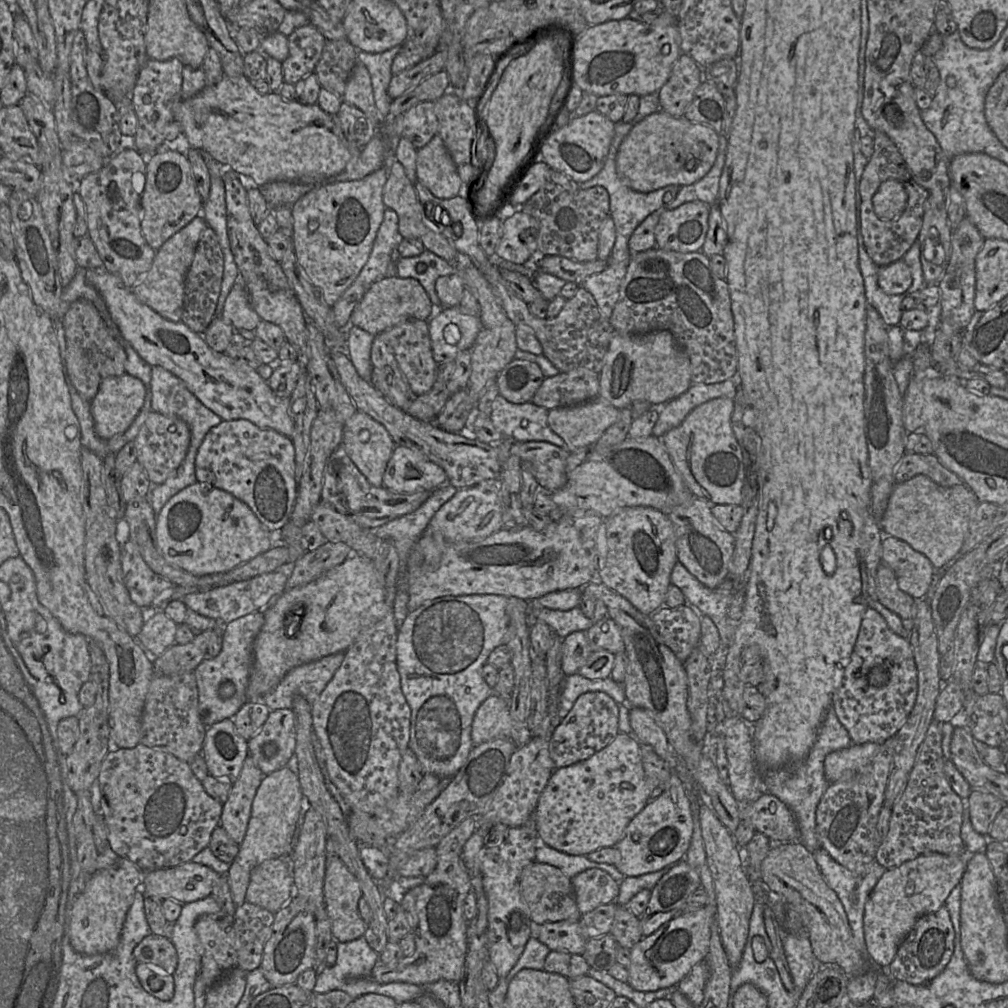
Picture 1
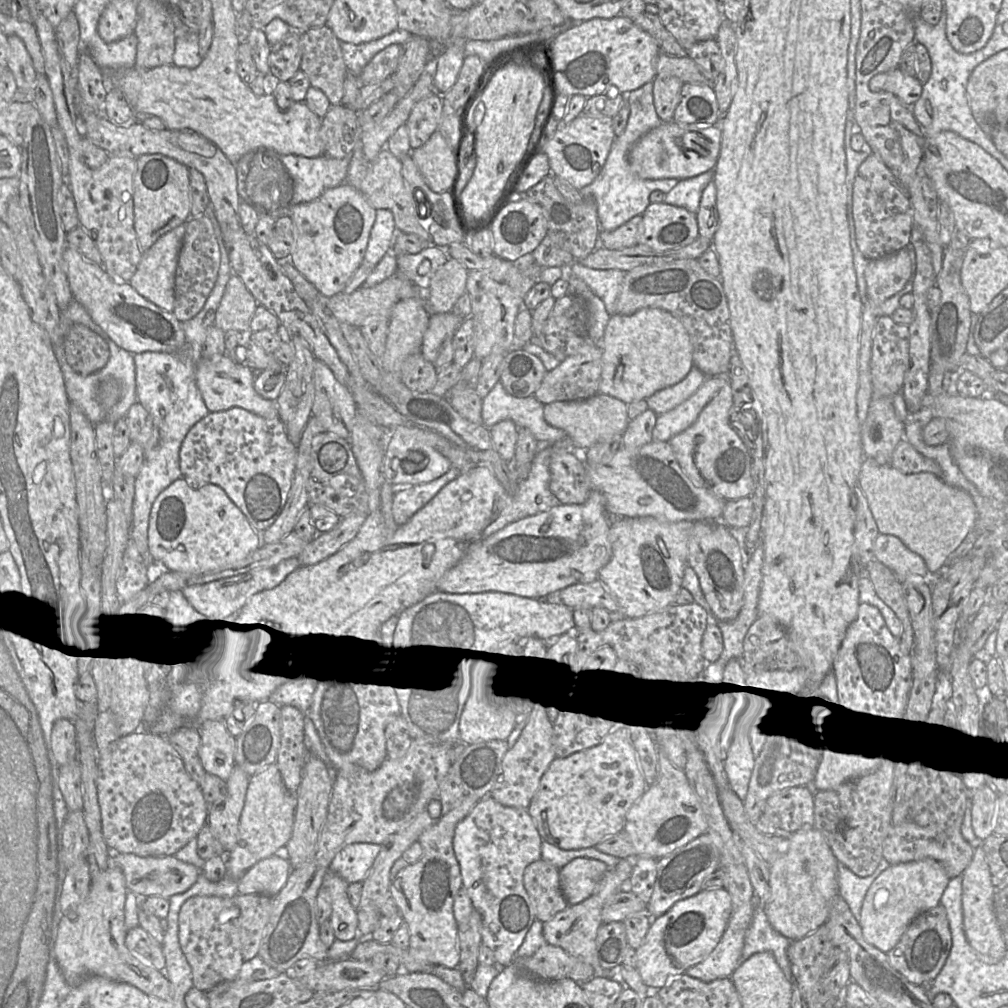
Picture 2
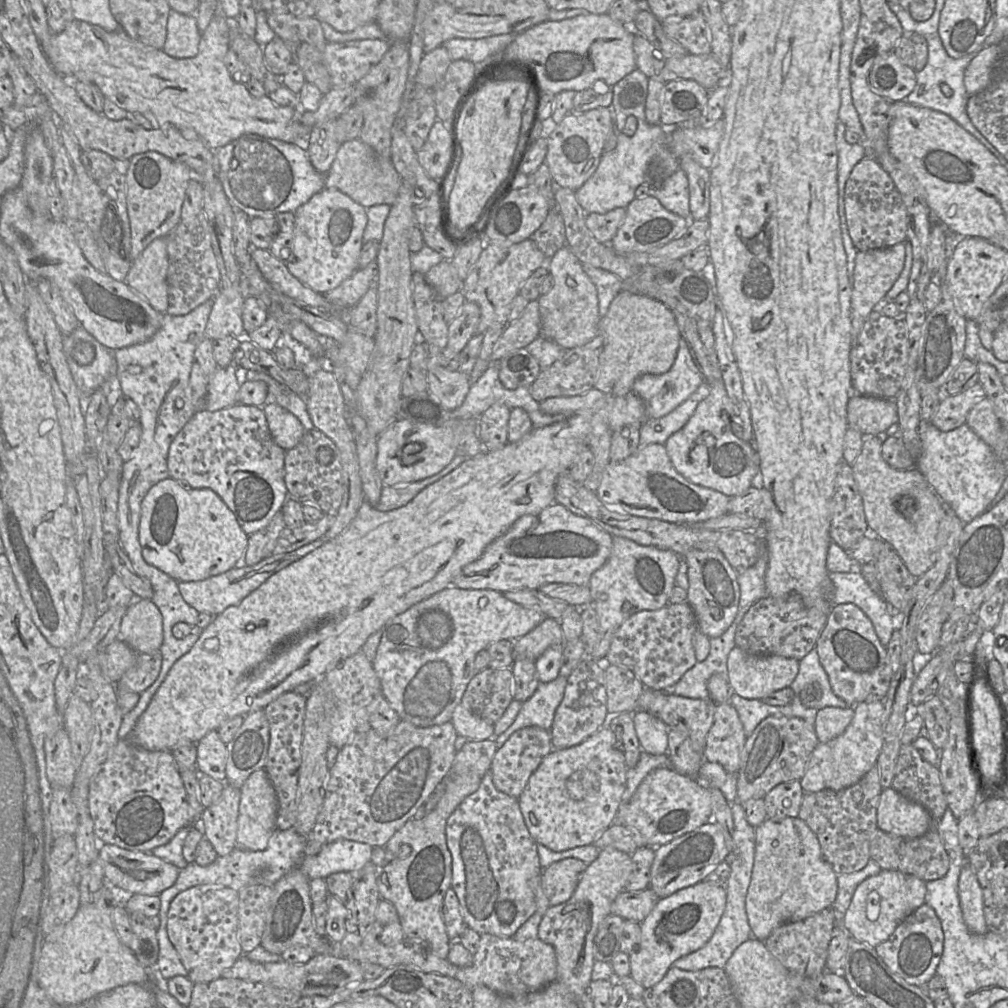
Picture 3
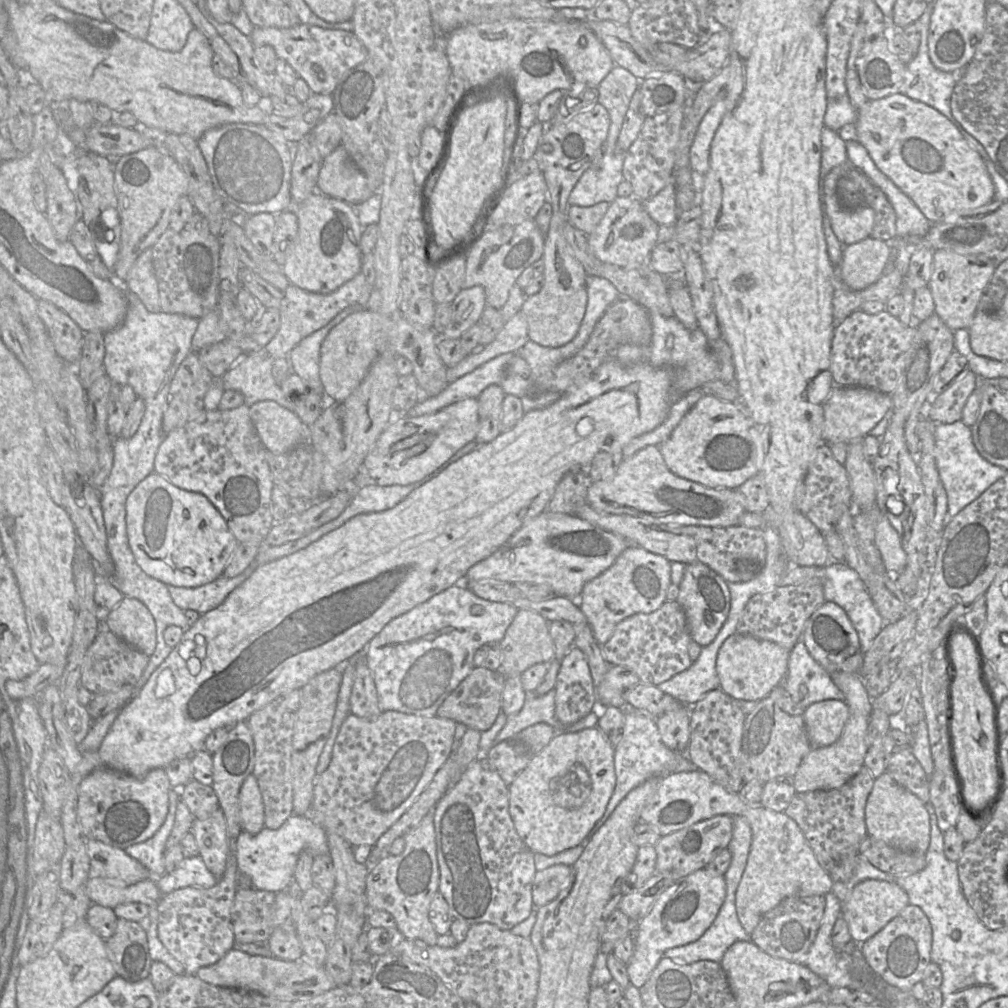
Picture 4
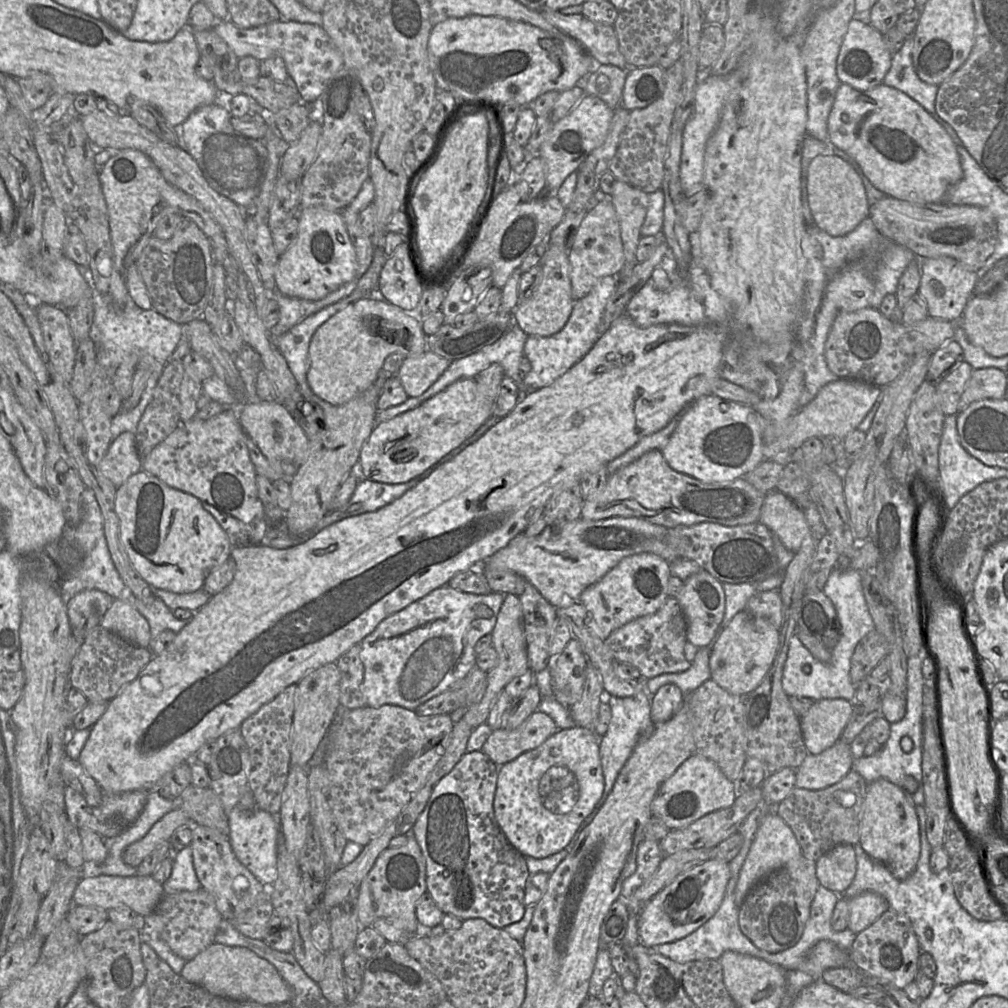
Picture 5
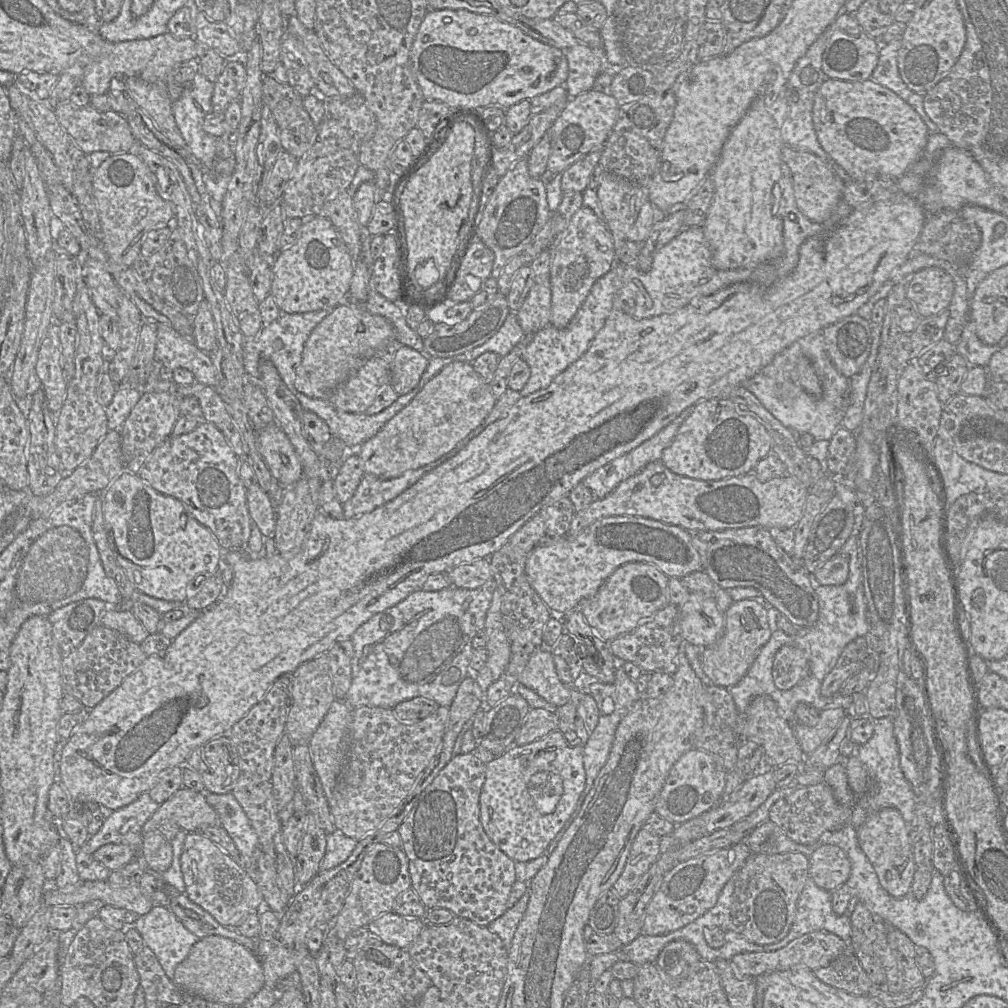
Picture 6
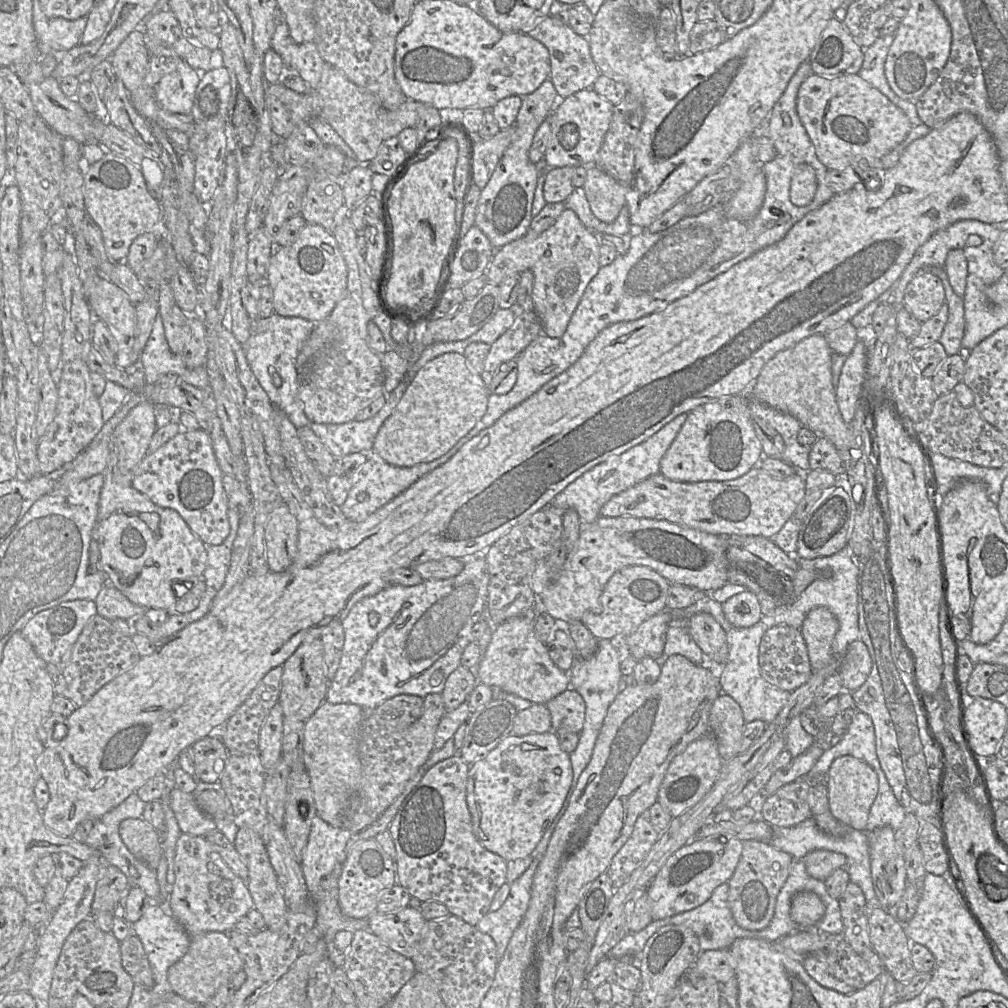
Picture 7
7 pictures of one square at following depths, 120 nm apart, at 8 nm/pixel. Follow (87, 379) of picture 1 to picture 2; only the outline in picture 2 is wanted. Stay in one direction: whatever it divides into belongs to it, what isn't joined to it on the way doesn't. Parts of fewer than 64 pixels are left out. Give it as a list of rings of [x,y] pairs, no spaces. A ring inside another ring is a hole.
[[[81,324],[71,327],[64,341],[64,349],[67,363],[81,375],[104,367],[110,355],[106,341]]]

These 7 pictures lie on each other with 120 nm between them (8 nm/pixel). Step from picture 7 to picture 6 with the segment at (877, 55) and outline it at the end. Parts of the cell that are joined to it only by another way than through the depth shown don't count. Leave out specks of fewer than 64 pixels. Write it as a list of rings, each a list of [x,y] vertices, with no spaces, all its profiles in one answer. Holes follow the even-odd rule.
[[[901,39],[893,40],[888,44],[882,44],[878,64],[871,75],[871,80],[890,89],[911,105],[931,133],[940,132],[937,125],[931,121],[924,110],[924,94],[909,89],[901,78],[898,69],[898,53],[901,44]]]

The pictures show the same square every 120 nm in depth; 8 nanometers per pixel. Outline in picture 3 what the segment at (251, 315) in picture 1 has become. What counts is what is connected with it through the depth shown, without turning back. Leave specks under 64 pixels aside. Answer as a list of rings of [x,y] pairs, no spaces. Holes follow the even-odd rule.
[[[226,289],[214,297],[204,337],[215,340],[225,336],[244,337],[242,310],[244,300],[239,289]]]

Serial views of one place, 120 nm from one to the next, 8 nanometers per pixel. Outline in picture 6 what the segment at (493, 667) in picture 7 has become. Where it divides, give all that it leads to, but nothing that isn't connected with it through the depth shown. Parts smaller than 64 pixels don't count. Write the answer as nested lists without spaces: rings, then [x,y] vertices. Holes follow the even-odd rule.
[[[543,645],[531,654],[521,671],[504,678],[533,690],[555,707],[569,702],[571,693],[575,692],[560,681],[550,649]]]

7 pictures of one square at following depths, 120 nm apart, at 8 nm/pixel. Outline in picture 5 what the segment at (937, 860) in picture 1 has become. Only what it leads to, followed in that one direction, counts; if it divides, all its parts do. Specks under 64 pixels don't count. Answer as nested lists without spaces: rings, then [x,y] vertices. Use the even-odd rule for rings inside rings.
[[[864,892],[849,899],[848,928],[858,934],[889,910],[886,899],[874,892]]]

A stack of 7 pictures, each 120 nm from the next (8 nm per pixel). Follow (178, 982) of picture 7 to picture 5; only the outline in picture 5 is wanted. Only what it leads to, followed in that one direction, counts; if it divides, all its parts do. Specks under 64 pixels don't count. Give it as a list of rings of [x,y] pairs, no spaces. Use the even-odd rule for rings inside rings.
[[[214,942],[192,960],[187,961],[180,975],[213,995],[231,1000],[254,1001],[262,1005],[276,1006],[290,1003],[293,998],[293,991],[277,969],[269,961],[245,947]]]

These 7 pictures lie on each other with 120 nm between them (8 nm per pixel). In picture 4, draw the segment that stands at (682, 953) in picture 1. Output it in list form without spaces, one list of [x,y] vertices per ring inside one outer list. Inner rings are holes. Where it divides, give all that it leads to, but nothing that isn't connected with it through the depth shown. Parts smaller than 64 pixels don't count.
[[[707,868],[679,879],[663,892],[636,926],[633,955],[626,964],[630,983],[640,989],[668,949],[698,940],[717,917],[725,896],[724,875],[710,874]]]

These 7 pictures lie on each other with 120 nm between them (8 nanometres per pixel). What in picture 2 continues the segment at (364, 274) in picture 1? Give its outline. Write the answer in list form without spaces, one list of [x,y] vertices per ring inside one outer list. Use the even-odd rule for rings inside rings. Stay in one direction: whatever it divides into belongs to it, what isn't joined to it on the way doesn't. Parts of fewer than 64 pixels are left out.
[[[387,209],[376,210],[376,218],[371,229],[363,262],[376,267],[391,249],[394,232],[395,220],[393,213]]]

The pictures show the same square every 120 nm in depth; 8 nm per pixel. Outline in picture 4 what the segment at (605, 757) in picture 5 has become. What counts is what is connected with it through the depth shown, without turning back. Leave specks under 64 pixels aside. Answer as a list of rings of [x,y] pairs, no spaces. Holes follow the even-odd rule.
[[[624,704],[620,708],[623,712],[623,735],[620,742],[614,747],[614,765],[616,783],[613,794],[609,799],[602,818],[591,830],[591,837],[609,818],[617,805],[626,795],[652,777],[669,776],[673,773],[695,771],[698,767],[683,752],[673,751],[666,747],[656,724],[656,717],[645,710]]]

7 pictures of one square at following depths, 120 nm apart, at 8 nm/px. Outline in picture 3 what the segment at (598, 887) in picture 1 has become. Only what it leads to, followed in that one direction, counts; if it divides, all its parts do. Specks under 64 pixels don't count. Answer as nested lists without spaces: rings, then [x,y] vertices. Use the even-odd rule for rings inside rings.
[[[567,858],[542,870],[541,884],[551,906],[564,903],[572,897],[580,875],[587,866],[579,859]]]

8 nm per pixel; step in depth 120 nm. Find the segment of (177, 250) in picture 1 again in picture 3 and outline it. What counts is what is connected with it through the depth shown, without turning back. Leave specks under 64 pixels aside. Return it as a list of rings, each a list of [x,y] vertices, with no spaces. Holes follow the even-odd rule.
[[[166,237],[154,240],[133,262],[127,275],[126,283],[142,296],[157,312],[165,314],[168,308],[168,255]]]

